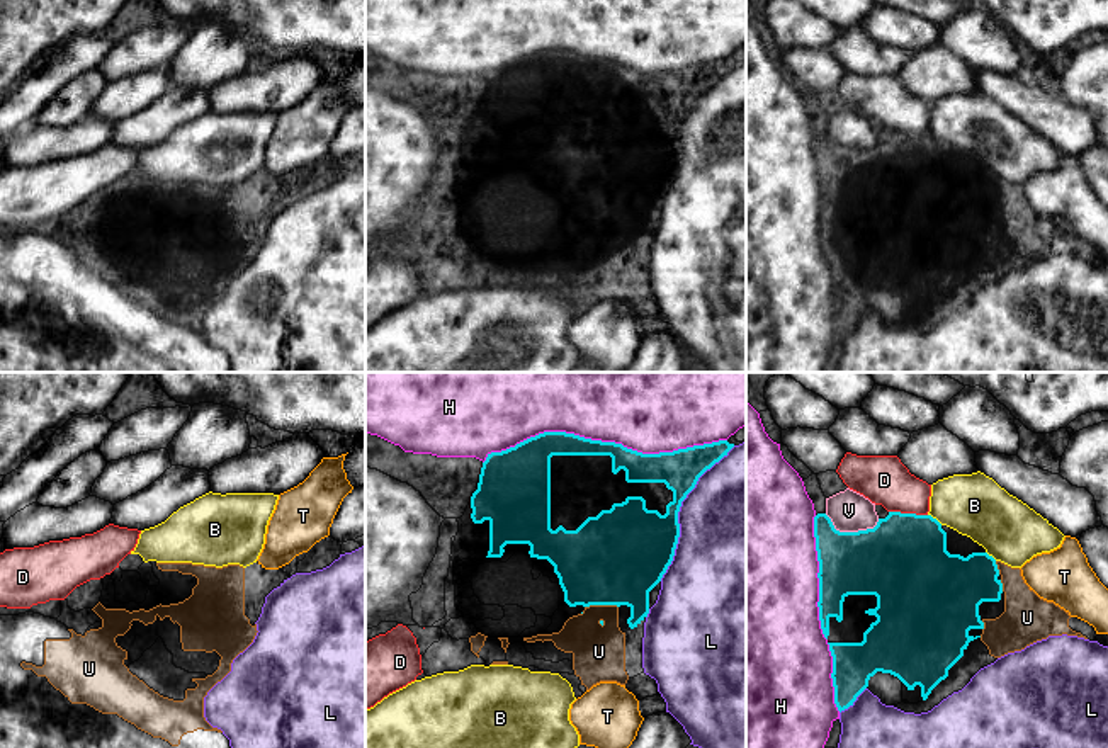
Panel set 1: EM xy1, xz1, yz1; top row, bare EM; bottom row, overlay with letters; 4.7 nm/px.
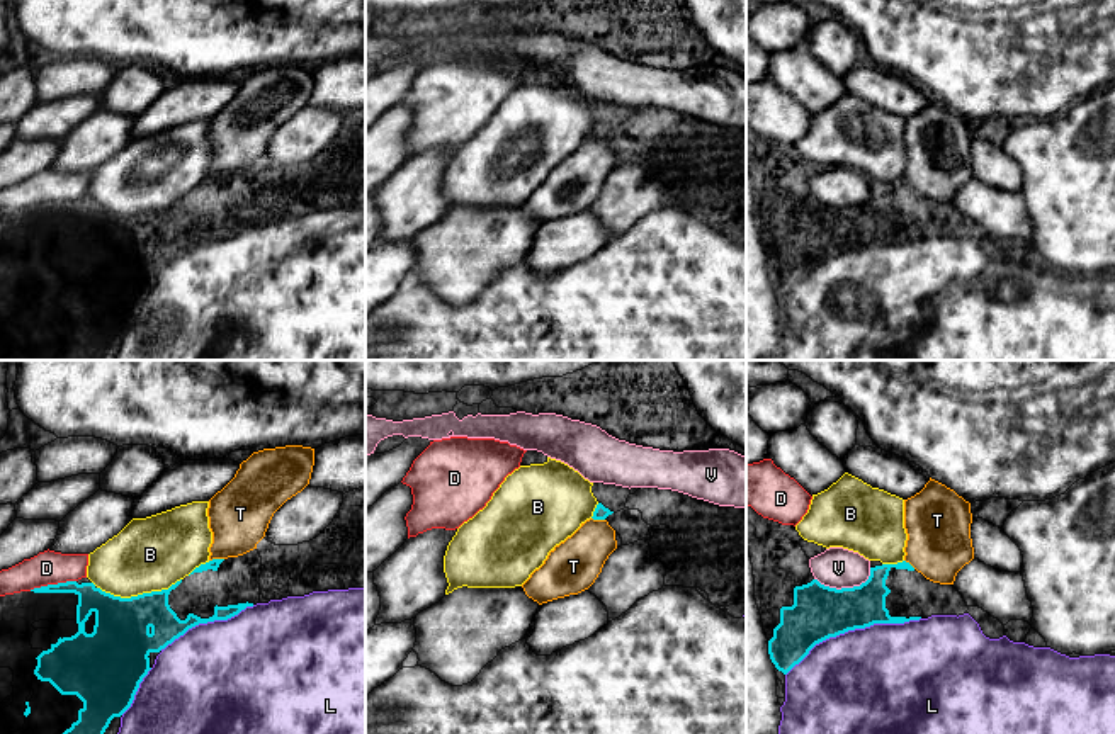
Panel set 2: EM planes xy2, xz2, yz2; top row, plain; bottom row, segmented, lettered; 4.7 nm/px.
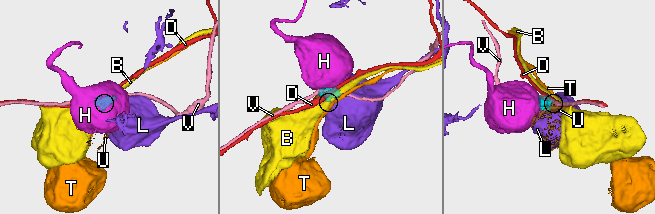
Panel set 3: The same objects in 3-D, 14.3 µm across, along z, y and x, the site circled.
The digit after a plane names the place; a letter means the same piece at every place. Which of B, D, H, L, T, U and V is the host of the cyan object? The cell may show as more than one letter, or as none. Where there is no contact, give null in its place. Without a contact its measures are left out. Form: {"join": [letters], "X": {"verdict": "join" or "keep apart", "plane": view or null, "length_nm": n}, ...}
{"join": ["U"], "B": {"verdict": "keep apart", "plane": "xy2", "length_nm": 420}, "D": {"verdict": "keep apart", "plane": "xy2", "length_nm": 220}, "H": {"verdict": "keep apart", "plane": "xz1", "length_nm": 1150}, "L": {"verdict": "keep apart", "plane": "xz1", "length_nm": 750}, "T": {"verdict": "keep apart", "plane": "xy2", "length_nm": 70}, "U": {"verdict": "join", "plane": "xz1", "length_nm": 160}, "V": {"verdict": "keep apart", "plane": "yz2", "length_nm": 280}}

